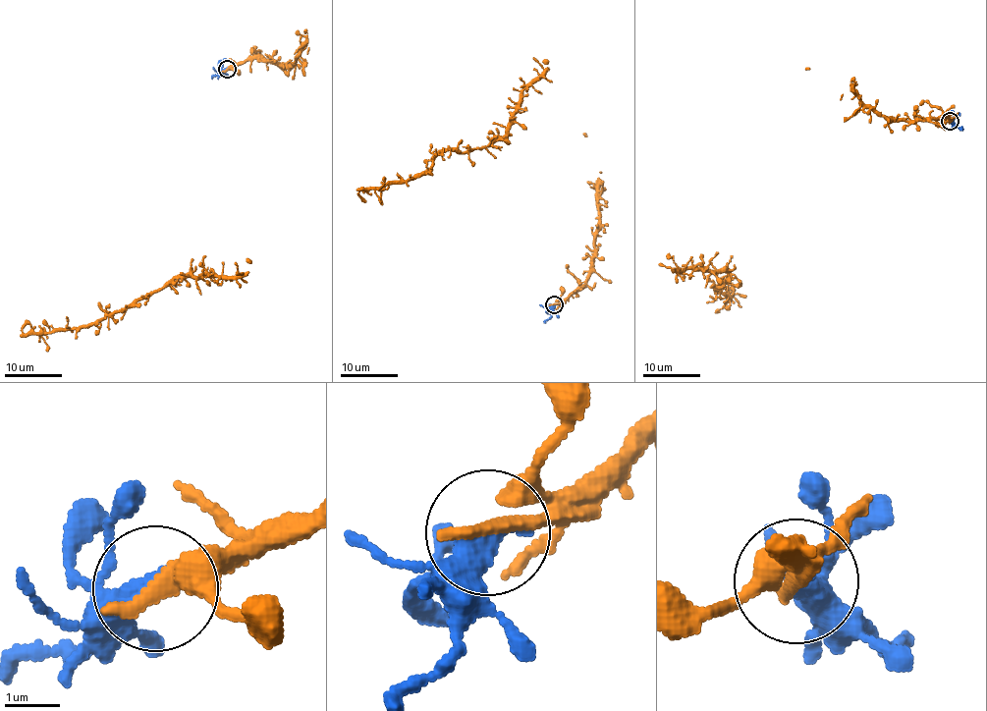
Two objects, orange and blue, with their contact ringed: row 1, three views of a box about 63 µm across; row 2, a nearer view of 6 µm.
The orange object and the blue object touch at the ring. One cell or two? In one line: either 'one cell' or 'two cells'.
one cell

